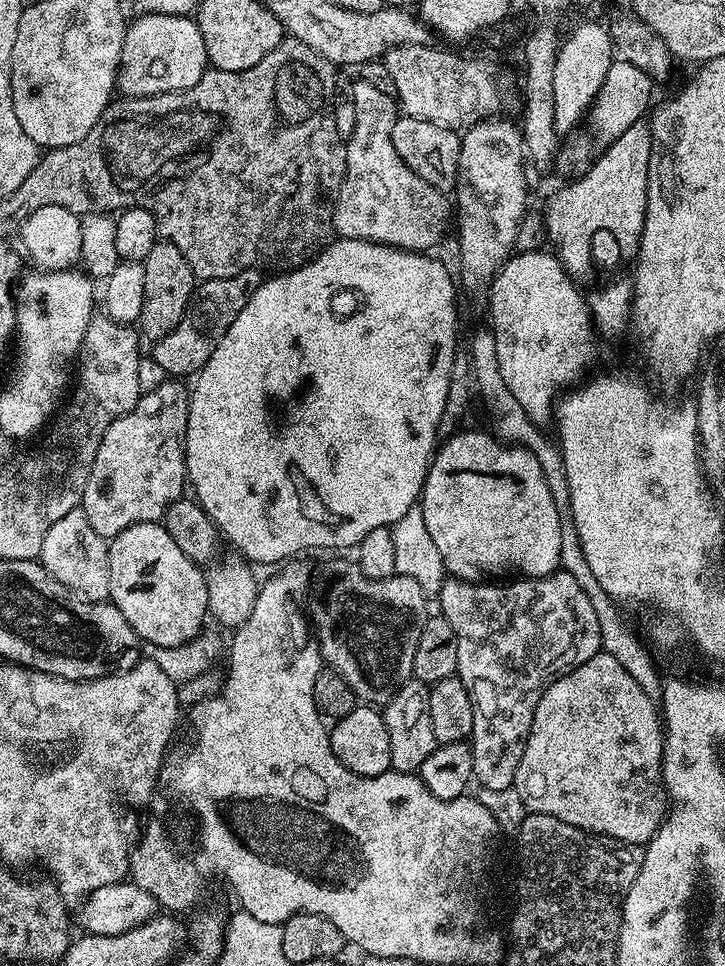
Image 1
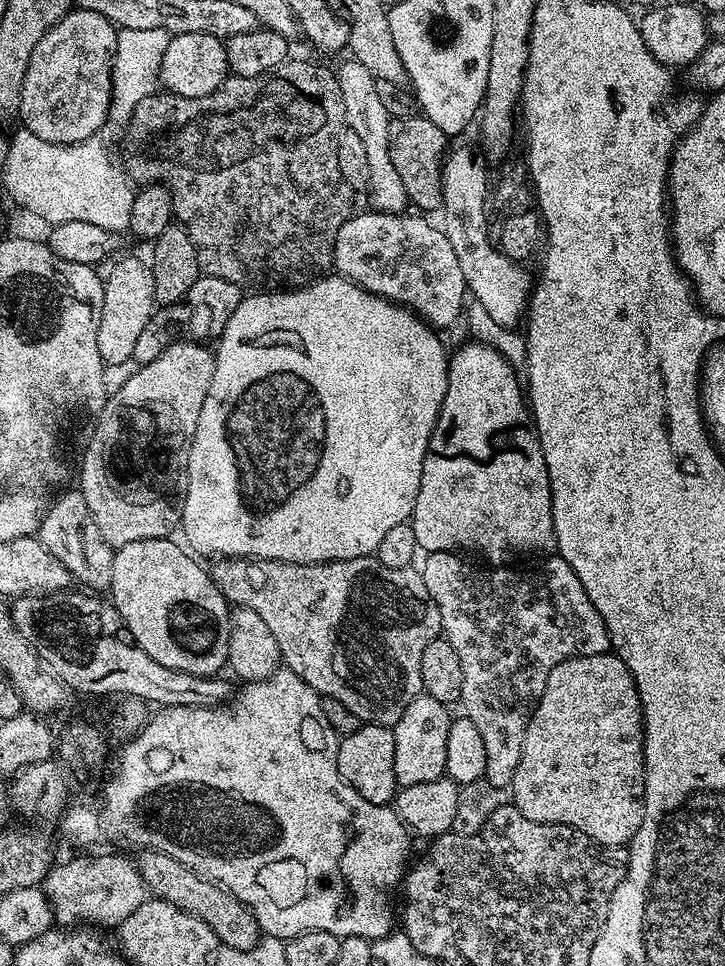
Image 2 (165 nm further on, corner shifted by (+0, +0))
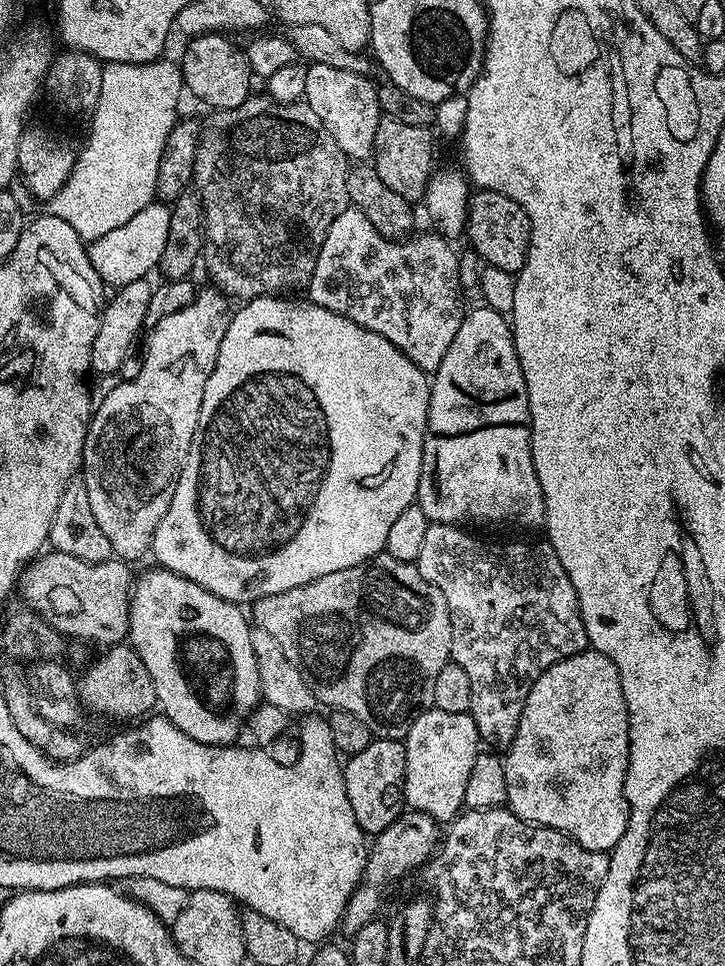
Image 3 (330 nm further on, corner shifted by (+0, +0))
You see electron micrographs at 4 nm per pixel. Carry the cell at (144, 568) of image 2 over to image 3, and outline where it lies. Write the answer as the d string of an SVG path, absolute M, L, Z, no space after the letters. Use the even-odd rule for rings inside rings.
M159 566L153 567L153 569L153 572L144 572L141 576L139 573L138 579L135 581L132 590L132 605L130 606L128 640L131 648L138 654L138 658L142 658L143 664L146 665L146 671L150 673L150 682L154 682L154 694L159 711L164 719L169 720L174 726L178 726L178 730L182 730L182 734L194 738L194 742L219 744L221 746L235 745L239 741L236 739L239 738L240 732L242 736L245 731L248 716L262 700L260 683L258 682L258 662L254 658L254 646L250 646L252 628L250 627L249 617L241 605L231 604L228 600L210 594L210 590L198 586L198 582L190 582L186 578L182 578L173 572L167 572L165 568Z

